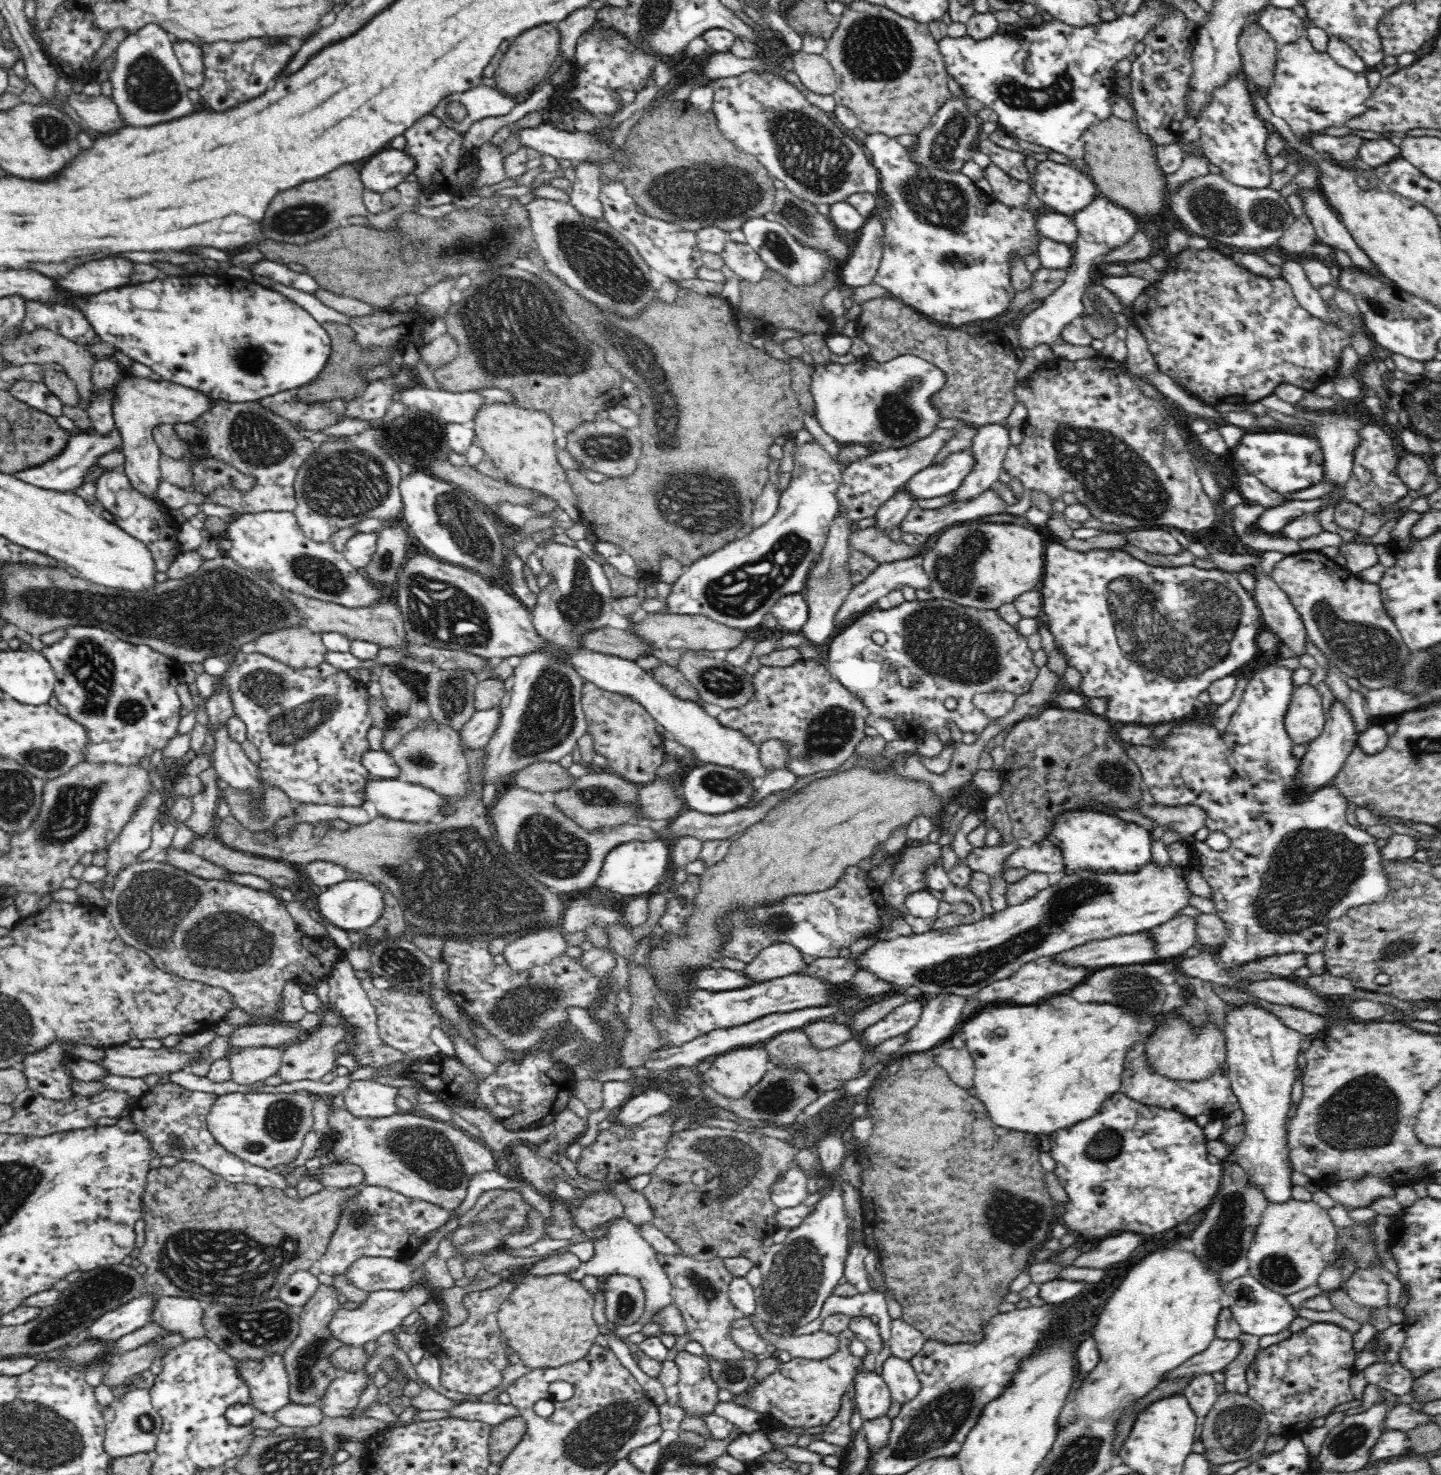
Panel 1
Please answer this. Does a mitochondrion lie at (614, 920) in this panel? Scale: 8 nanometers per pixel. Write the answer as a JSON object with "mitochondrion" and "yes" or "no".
{"mitochondrion":"no"}

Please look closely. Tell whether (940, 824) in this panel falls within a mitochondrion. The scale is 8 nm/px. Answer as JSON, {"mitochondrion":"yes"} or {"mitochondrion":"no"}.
{"mitochondrion":"no"}

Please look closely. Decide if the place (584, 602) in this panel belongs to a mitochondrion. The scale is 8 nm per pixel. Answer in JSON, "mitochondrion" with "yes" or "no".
{"mitochondrion":"yes"}

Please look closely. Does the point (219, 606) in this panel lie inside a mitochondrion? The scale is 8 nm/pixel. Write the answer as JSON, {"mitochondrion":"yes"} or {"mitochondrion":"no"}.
{"mitochondrion":"yes"}

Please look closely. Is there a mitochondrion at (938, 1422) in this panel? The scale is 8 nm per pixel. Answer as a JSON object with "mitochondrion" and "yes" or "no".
{"mitochondrion":"yes"}

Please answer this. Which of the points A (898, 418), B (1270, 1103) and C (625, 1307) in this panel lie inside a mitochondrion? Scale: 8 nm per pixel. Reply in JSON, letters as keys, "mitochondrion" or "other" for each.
{"A":"mitochondrion","B":"other","C":"mitochondrion"}

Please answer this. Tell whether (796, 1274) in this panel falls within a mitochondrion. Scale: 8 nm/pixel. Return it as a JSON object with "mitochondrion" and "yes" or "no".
{"mitochondrion":"yes"}

